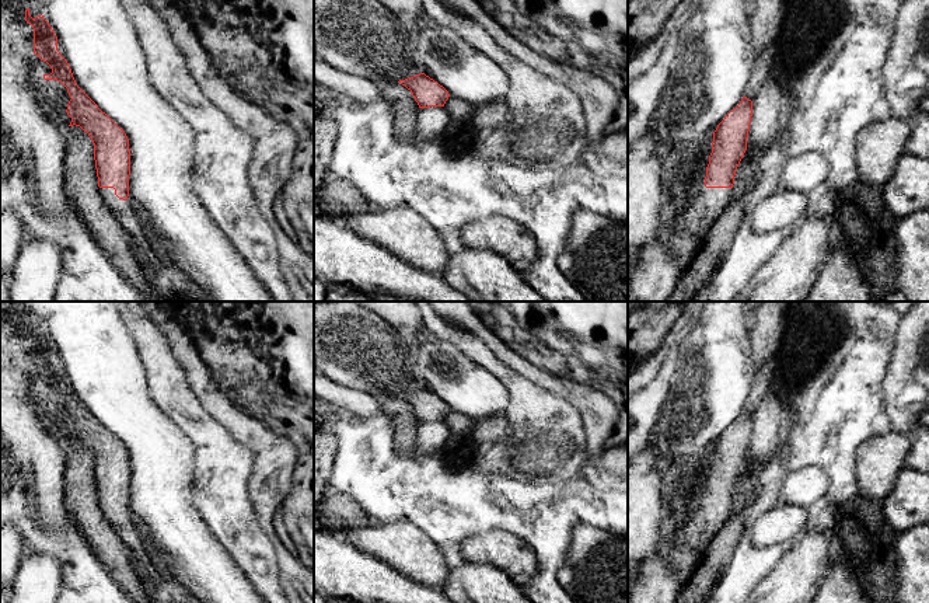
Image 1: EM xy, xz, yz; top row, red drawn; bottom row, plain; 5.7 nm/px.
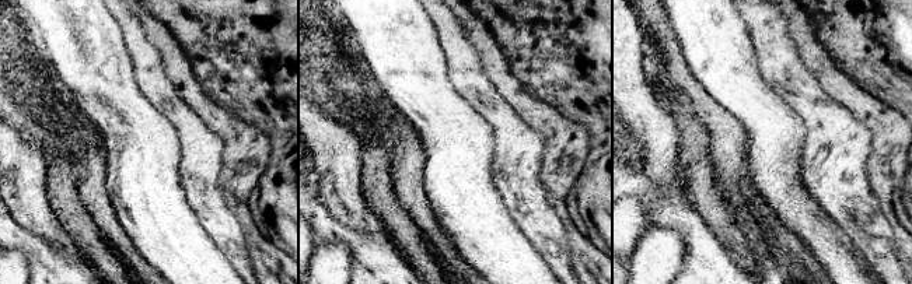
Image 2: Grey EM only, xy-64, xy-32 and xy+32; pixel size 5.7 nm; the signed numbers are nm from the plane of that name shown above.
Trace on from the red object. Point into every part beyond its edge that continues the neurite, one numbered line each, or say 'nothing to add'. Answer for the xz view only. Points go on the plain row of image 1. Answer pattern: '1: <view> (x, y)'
nothing to add

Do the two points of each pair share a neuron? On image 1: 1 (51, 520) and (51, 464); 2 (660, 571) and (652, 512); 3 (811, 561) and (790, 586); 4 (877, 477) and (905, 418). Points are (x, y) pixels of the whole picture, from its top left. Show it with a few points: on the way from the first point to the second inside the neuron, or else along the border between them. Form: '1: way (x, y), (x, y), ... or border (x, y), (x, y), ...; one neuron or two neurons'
1: way (51, 506), (51, 478); one neuron
2: border (663, 513), (657, 550), (642, 561); two neurons
3: way (806, 567), (795, 581); one neuron
4: border (891, 429), (907, 435); two neurons

